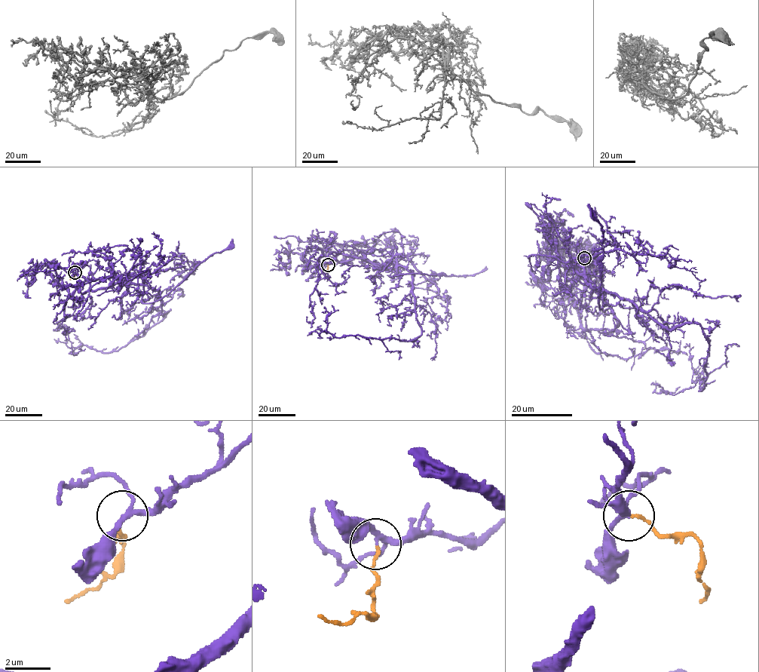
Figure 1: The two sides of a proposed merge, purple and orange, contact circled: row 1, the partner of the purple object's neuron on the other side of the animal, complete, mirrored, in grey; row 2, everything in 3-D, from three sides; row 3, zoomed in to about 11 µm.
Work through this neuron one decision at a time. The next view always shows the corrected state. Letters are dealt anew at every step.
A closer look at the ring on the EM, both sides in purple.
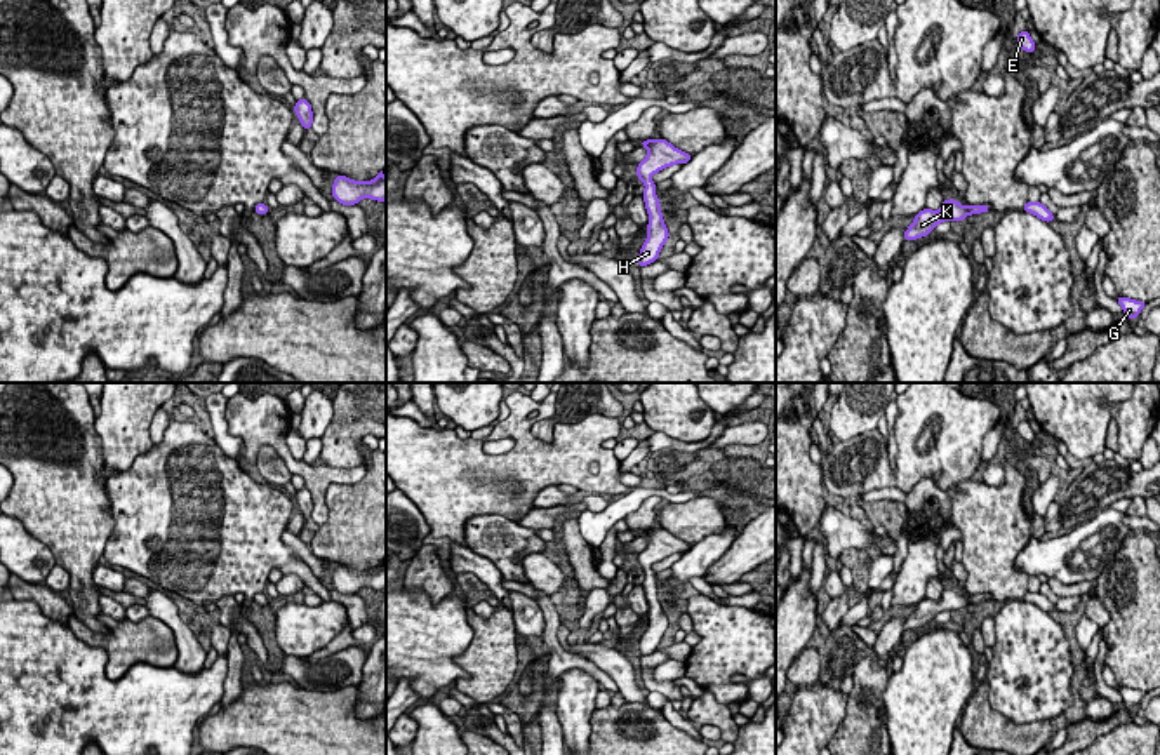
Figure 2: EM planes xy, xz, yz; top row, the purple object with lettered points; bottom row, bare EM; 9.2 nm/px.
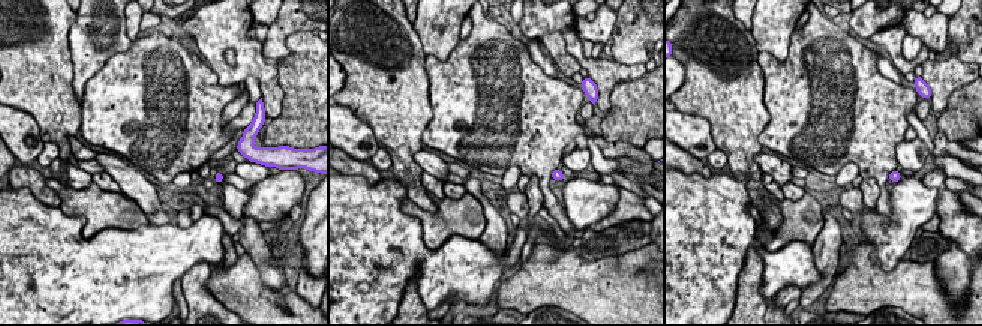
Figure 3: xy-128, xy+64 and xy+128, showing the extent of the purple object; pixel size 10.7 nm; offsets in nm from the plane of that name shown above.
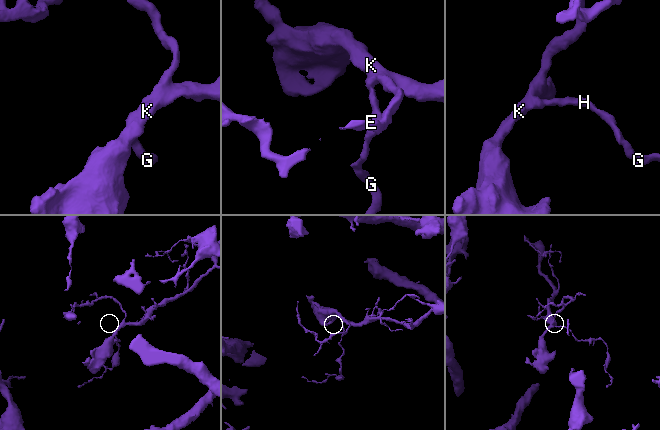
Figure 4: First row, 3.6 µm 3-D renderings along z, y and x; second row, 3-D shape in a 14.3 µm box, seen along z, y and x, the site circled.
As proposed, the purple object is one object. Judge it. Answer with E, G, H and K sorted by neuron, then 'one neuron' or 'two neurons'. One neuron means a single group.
groups E G H K; one neuron

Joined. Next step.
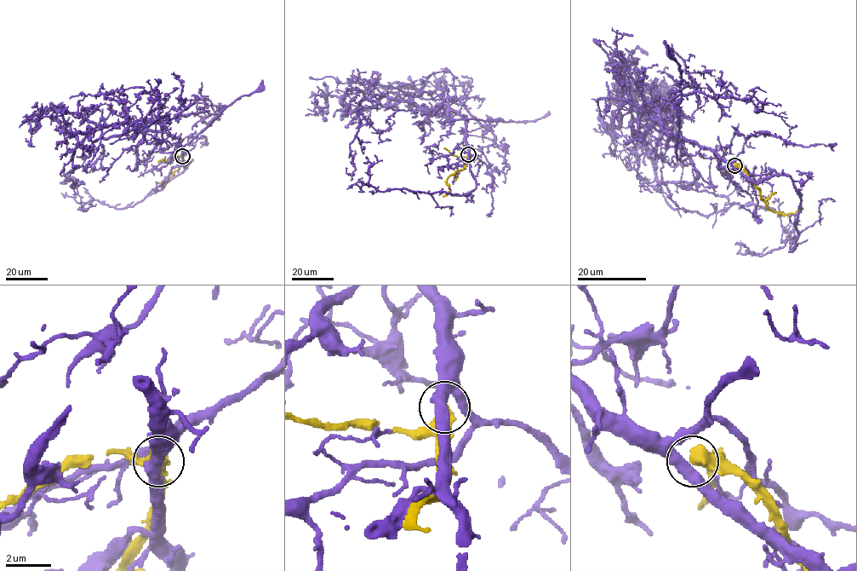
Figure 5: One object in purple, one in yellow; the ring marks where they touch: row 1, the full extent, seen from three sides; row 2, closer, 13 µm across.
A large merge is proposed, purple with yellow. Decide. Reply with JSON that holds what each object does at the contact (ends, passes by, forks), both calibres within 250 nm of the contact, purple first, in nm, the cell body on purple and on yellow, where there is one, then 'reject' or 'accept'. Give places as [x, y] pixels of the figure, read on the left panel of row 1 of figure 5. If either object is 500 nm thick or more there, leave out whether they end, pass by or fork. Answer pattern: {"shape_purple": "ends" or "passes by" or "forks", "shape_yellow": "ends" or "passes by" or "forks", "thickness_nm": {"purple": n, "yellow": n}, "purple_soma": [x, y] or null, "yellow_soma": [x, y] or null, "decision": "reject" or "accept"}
{"thickness_nm": {"purple": 480, "yellow": 650}, "purple_soma": null, "yellow_soma": null, "decision": "reject"}

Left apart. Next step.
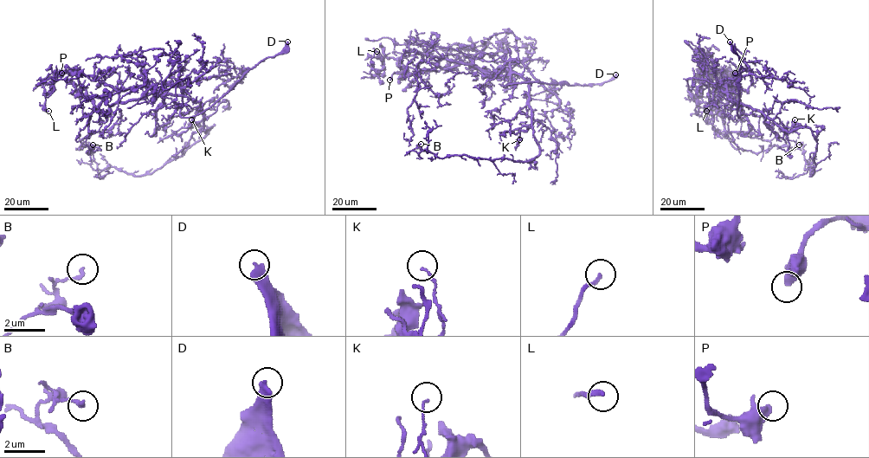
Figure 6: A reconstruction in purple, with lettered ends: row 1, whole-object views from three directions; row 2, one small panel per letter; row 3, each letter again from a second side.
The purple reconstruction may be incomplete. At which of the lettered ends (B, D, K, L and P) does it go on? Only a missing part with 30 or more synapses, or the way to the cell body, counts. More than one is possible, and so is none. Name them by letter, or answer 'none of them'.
D

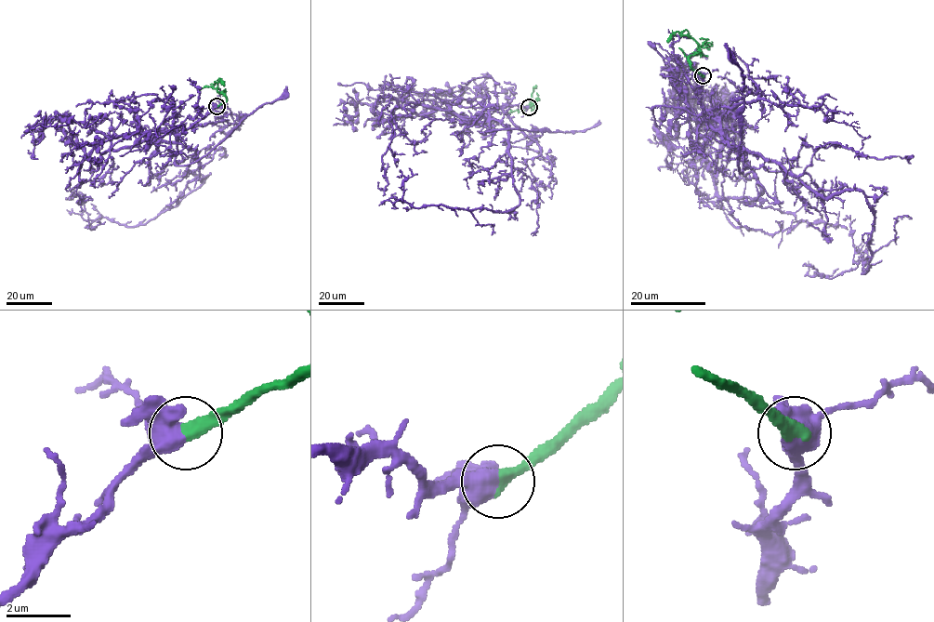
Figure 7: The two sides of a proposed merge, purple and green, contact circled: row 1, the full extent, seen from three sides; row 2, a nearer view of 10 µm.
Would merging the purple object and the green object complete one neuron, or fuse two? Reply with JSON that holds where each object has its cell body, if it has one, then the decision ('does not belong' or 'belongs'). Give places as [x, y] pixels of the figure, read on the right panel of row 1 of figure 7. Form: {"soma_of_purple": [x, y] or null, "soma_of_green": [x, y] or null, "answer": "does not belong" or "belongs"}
{"soma_of_purple": null, "soma_of_green": null, "answer": "belongs"}

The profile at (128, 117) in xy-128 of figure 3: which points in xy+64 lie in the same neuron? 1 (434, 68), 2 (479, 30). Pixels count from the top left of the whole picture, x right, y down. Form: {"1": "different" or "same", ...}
{"1": "same", "2": "same"}

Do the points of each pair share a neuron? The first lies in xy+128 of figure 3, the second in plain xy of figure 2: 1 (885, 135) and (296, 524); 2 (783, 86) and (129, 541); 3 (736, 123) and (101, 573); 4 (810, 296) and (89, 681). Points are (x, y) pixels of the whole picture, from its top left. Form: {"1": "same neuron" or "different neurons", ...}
{"1": "different neurons", "2": "same neuron", "3": "different neurons", "4": "different neurons"}

